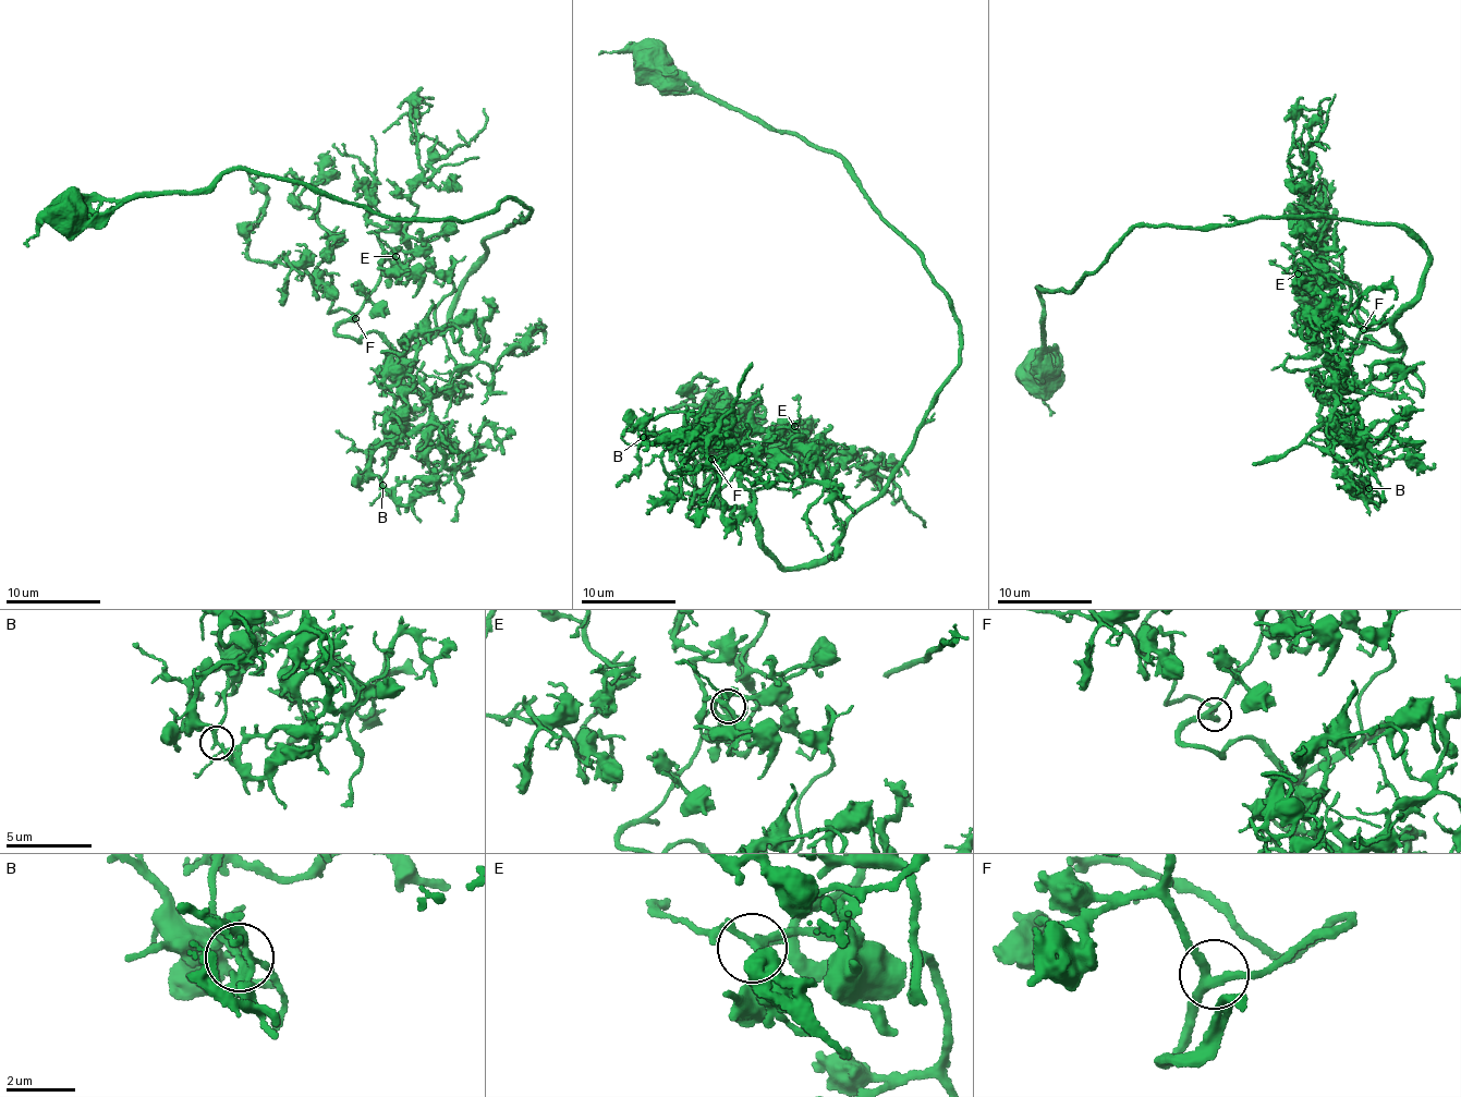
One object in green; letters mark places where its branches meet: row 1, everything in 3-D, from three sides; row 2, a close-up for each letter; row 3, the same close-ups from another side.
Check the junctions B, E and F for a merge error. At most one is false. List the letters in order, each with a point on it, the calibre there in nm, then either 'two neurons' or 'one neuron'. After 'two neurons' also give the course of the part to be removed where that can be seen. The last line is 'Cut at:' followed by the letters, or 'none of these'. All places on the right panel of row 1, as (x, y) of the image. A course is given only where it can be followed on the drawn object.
B: place (1368, 488); calibre 190 nm; two neurons; course (1368, 487), (1307, 439), (1340, 386), (1324, 357), (1336, 322), (1374, 289), (1391, 287), (1393, 297)
E: place (1298, 273); calibre 200 nm; one neuron
F: place (1363, 329); calibre 200 nm; one neuron
Cut at: B

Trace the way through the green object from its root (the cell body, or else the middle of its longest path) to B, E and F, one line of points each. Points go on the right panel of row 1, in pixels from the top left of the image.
B: (1032, 375), (1035, 288), (1132, 227), (1395, 224), (1428, 257), (1397, 342), (1335, 327), (1317, 387), (1368, 487)
E: (1032, 375), (1035, 288), (1070, 292), (1132, 227), (1395, 224), (1428, 257), (1374, 329), (1352, 285), (1298, 273)
F: (1032, 375), (1035, 288), (1070, 292), (1151, 223), (1395, 224), (1428, 269), (1392, 348), (1351, 353), (1363, 329)

